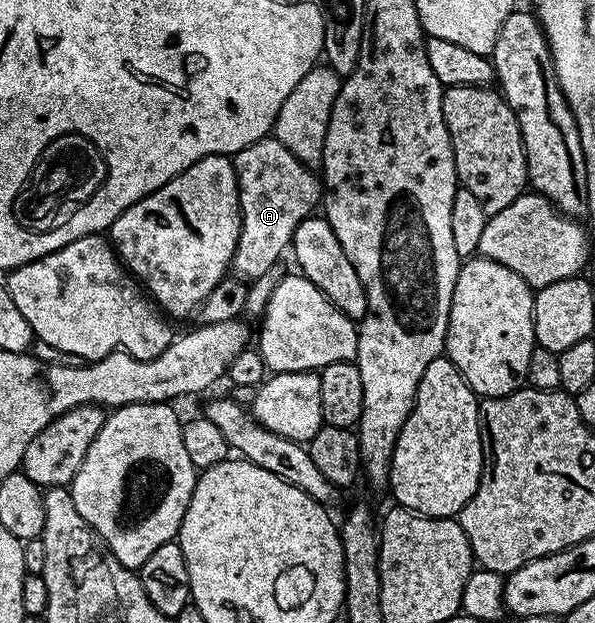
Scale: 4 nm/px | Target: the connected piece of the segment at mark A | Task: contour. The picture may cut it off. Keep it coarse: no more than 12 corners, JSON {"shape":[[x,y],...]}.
{"shape":[[275,136],[234,161],[251,280],[317,213],[322,178]]}

